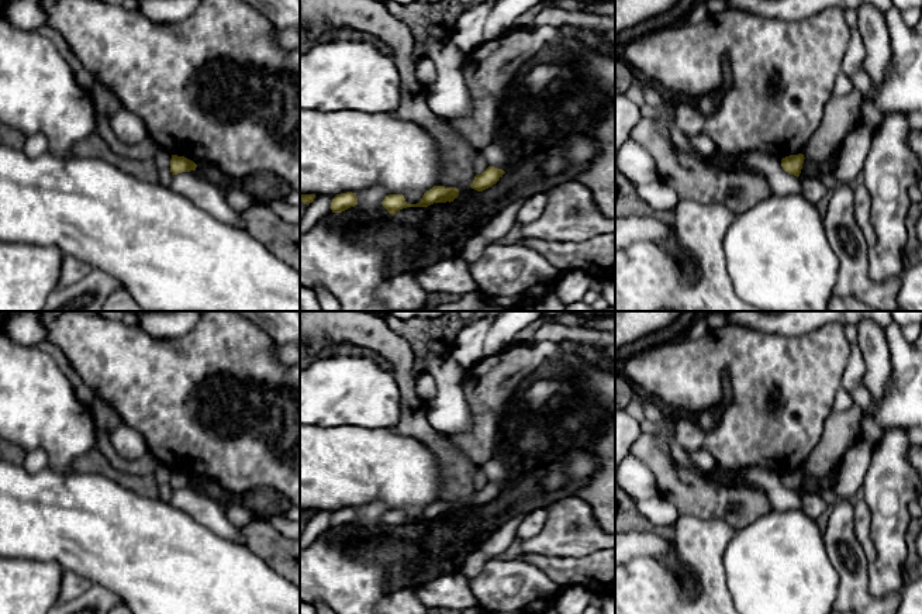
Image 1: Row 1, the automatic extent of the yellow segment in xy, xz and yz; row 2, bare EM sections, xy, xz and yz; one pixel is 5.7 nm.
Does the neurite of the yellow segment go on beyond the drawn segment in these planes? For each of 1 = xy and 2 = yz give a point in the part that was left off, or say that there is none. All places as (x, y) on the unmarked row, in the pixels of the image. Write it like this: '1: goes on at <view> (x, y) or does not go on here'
1: does not go on here
2: does not go on here

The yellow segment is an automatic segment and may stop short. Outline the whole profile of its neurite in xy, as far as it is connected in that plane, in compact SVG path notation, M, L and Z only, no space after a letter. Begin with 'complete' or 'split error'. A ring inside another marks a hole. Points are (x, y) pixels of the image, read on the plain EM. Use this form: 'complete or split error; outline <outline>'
complete; outline M172 470L172 475L170 475L172 490L196 486L196 483L197 483L197 480L193 476L184 473L184 472Z

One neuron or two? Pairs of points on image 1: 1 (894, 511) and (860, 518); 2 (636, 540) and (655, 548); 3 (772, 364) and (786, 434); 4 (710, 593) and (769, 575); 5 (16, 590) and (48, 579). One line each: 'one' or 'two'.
1: two
2: one
3: one
4: two
5: one

